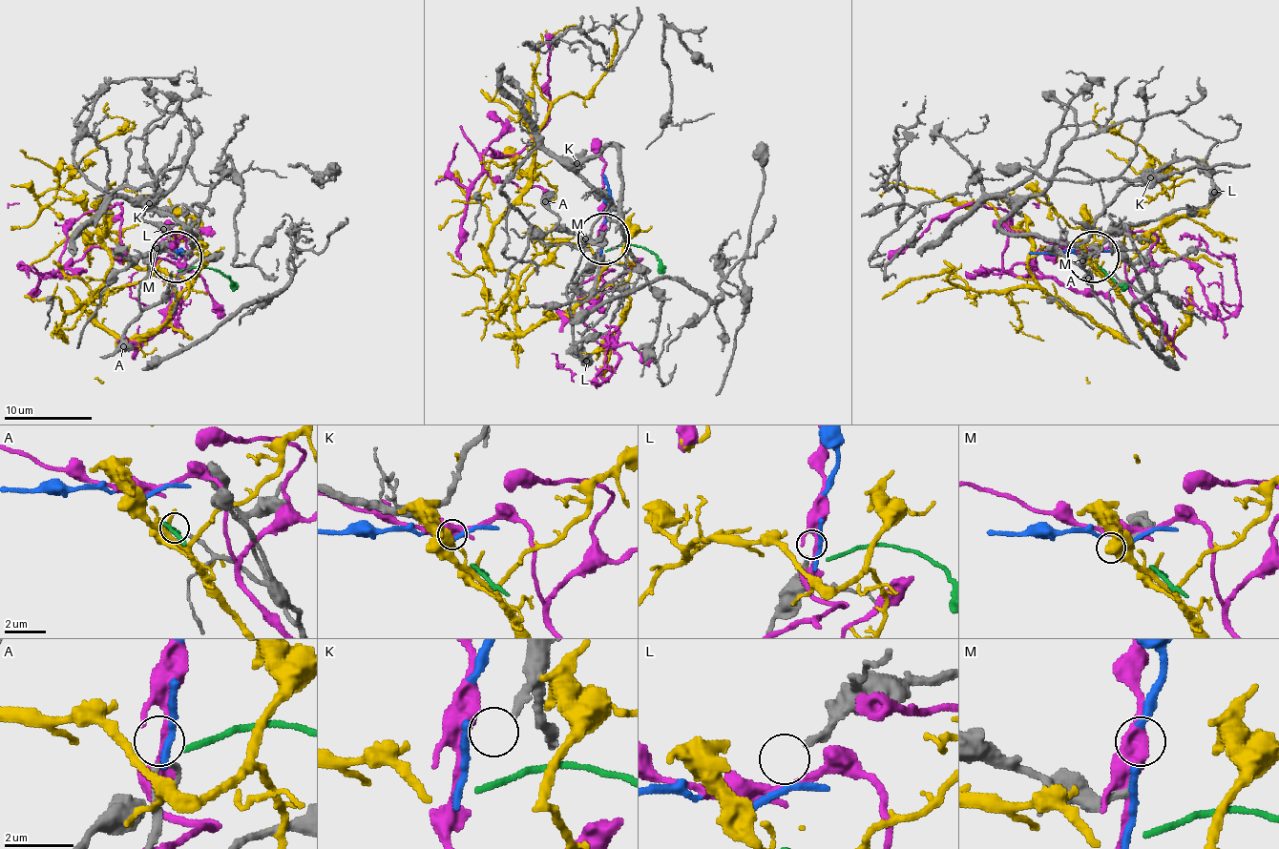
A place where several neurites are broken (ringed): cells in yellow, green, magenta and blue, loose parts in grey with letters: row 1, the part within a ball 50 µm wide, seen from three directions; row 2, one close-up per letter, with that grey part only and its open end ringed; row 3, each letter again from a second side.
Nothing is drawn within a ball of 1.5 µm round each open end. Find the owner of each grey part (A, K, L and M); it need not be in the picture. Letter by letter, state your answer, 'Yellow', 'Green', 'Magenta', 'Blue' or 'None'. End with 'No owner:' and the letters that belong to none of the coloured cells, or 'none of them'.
A: None
K: None
L: None
M: None
No owner: A, K, L, M

